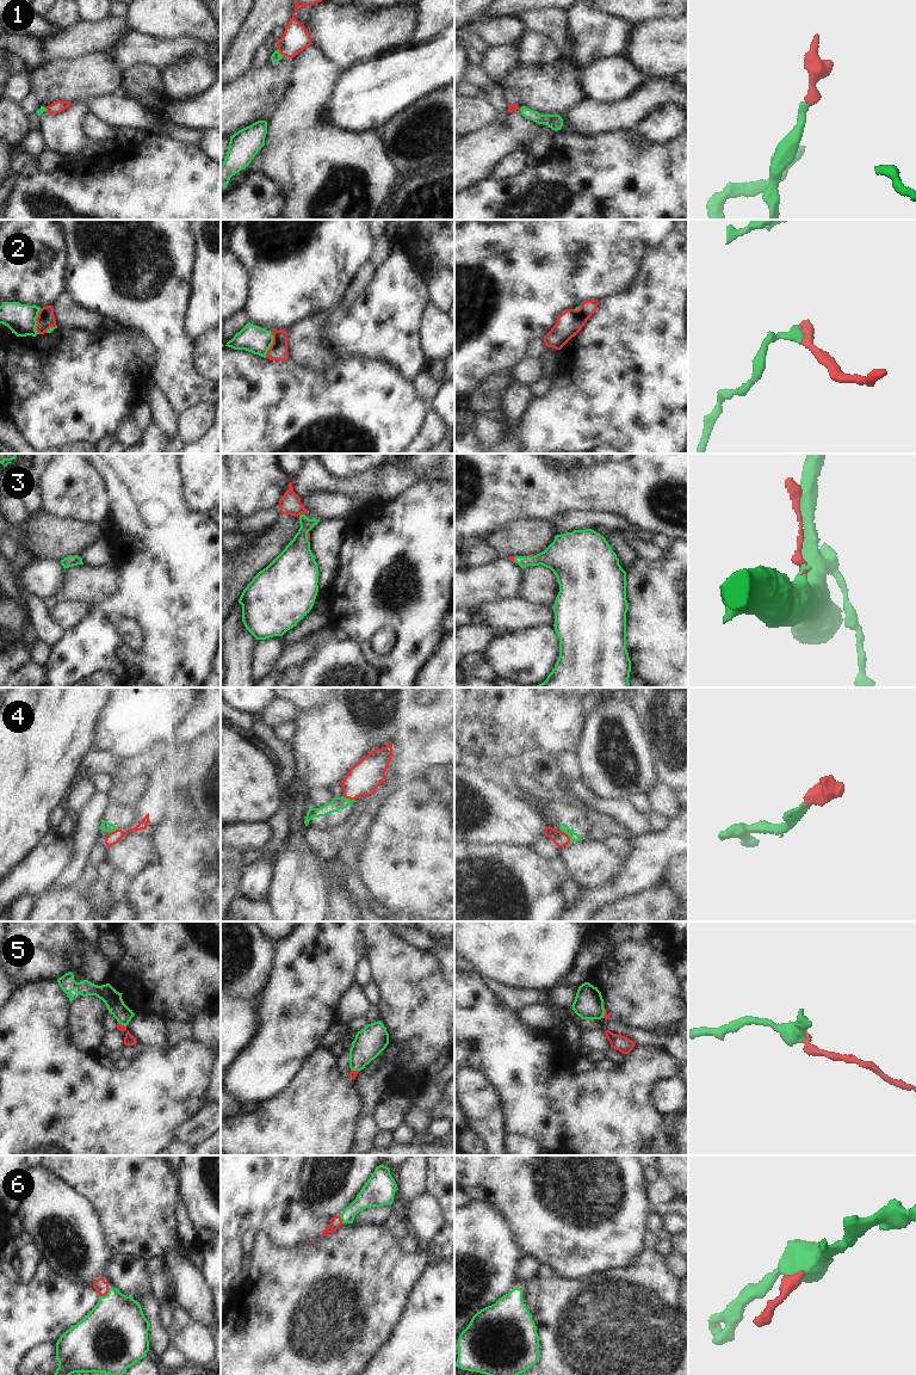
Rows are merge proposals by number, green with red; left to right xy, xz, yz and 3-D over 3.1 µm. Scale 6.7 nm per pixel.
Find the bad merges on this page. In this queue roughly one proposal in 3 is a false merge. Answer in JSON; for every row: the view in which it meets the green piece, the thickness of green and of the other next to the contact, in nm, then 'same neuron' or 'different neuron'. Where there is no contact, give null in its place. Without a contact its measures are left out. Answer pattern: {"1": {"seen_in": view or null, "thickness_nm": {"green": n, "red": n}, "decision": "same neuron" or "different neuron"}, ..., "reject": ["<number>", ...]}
{"1": {"seen_in": "xz", "thickness_nm": {"green": 60, "red": 180}, "decision": "same neuron"}, "2": {"seen_in": "xy", "thickness_nm": {"green": 200, "red": 120}, "decision": "same neuron"}, "3": {"seen_in": "xz", "thickness_nm": {"green": 300, "red": 20}, "decision": "same neuron"}, "4": {"seen_in": "yz", "thickness_nm": {"green": 60, "red": 100}, "decision": "same neuron"}, "5": {"seen_in": "xy", "thickness_nm": {"green": 120, "red": 80}, "decision": "same neuron"}, "6": {"seen_in": "xy", "thickness_nm": {"green": 440, "red": 90}, "decision": "same neuron"}, "reject": []}

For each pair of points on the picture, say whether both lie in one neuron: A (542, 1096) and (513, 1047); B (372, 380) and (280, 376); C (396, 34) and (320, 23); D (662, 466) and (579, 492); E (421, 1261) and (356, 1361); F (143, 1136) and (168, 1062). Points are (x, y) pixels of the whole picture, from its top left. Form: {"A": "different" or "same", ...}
{"A": "same", "B": "same", "C": "same", "D": "same", "E": "same", "F": "same"}

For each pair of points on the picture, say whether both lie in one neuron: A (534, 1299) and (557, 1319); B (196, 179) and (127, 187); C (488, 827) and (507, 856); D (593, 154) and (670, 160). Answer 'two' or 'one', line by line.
A: one
B: one
C: two
D: one

